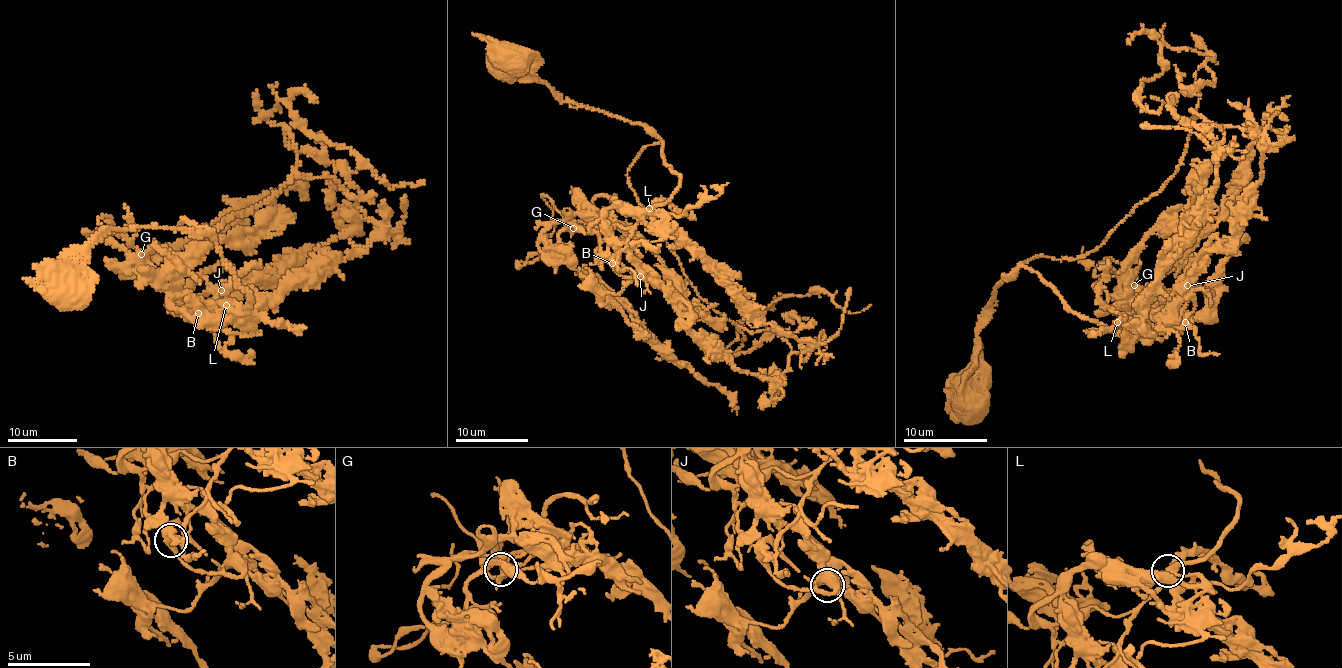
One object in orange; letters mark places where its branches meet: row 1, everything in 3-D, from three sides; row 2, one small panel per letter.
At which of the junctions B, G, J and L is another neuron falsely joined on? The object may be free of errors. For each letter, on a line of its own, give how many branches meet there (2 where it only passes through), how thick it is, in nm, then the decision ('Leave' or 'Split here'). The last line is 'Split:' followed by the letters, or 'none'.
B: Branches: 6. Thickness 360 nm. Leave
G: Branches: 5. Thickness 380 nm. Leave
J: Branches: 4. Thickness 320 nm. Leave
L: Branches: 4. Thickness 240 nm. Leave
Split: none

